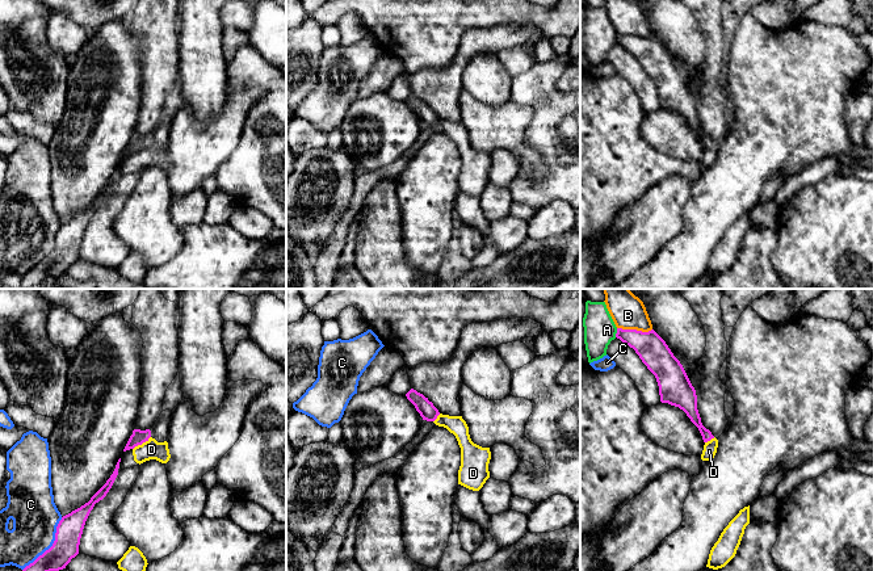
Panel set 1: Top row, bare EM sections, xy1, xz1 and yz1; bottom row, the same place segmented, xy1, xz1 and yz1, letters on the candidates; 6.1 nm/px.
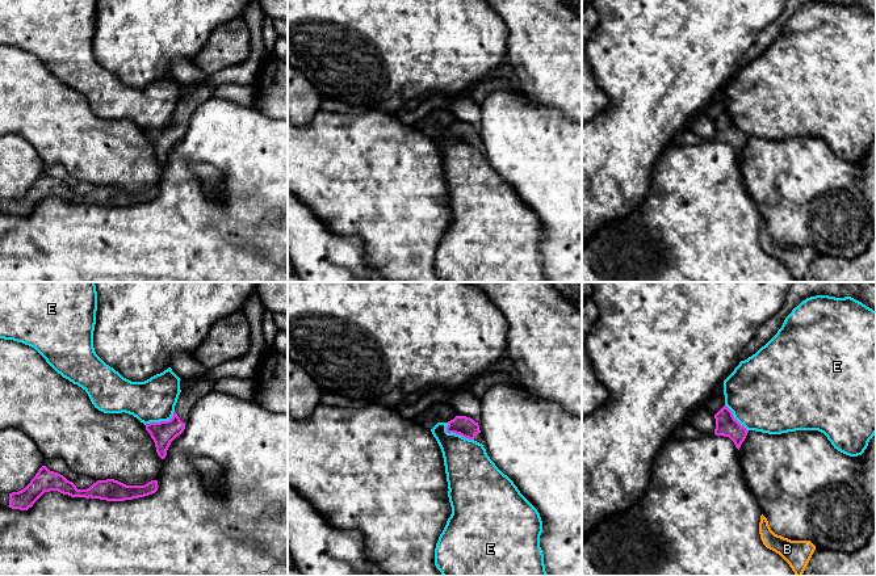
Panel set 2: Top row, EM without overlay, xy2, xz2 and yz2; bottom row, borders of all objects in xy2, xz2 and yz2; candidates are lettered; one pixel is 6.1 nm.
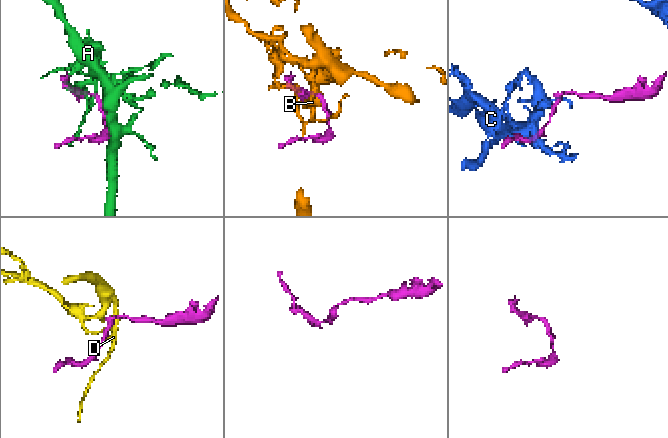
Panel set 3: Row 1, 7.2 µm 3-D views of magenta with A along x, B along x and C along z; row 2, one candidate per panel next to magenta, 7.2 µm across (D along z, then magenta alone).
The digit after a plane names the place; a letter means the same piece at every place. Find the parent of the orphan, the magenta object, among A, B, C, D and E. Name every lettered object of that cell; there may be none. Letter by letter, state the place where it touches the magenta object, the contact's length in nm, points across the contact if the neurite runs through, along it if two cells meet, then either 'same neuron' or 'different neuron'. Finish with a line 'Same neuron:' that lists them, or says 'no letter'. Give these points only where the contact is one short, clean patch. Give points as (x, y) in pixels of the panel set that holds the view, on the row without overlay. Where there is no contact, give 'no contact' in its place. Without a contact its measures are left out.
A: yz1 (617, 38) | 60 nm | different neuron
B: yz1 (634, 36) | 220 nm | different neuron
C: xy1 (51, 252) | 400 nm | different neuron
D: xy1 (141, 150) | 140 nm | along xy1 (150, 142), (133, 155) | different neuron
E: xz2 (456, 139) | 200 nm | along xz2 (447, 129), (449, 139), (459, 139), (473, 146) | different neuron
Same neuron: no letter

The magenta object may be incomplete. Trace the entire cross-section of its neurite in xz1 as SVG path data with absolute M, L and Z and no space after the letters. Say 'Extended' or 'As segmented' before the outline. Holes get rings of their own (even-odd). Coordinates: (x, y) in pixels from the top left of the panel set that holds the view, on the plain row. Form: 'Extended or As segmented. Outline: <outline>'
As segmented. Outline: M411 95L406 100L406 102L415 112L423 126L435 127L440 121L438 116L433 112L433 109L416 96Z

